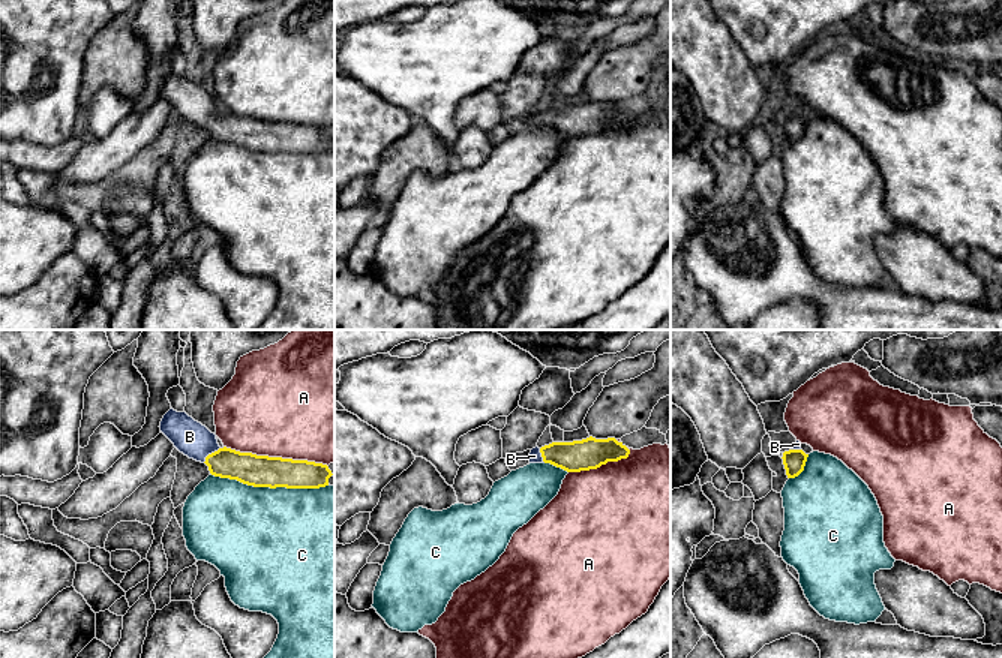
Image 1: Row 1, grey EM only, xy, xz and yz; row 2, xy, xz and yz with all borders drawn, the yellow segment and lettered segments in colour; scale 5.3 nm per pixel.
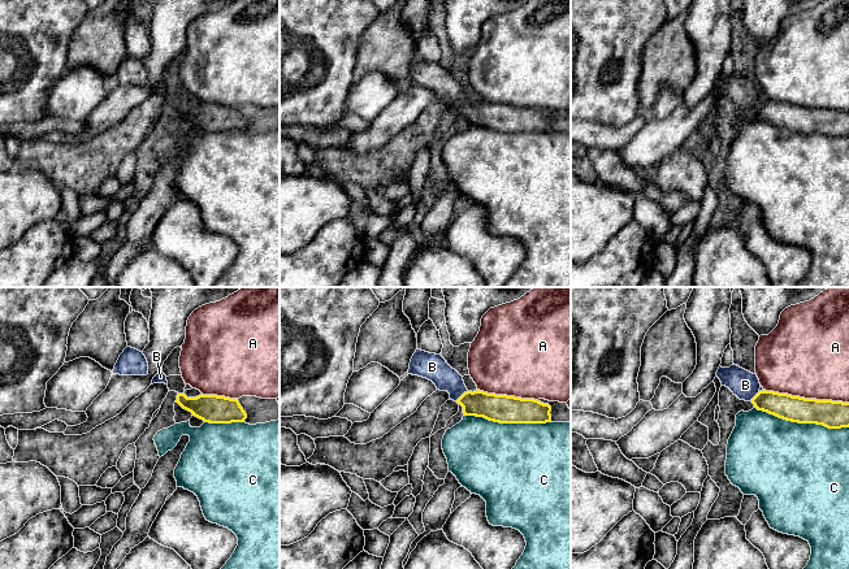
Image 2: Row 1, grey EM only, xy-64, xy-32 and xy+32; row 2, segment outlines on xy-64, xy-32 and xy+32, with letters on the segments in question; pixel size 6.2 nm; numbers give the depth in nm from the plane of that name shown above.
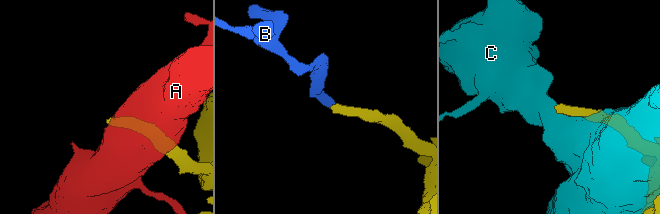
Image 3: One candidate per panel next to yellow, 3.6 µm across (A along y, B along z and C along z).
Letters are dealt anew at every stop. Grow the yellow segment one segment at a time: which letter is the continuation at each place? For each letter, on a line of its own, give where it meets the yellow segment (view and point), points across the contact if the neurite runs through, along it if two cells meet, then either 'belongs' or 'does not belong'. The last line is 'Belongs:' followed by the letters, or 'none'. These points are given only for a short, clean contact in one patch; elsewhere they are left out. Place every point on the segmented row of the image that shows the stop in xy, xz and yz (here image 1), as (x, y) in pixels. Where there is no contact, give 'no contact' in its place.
A: xy (276, 457) | does not belong
B: xy (212, 453) | across xy (248, 468), (221, 462), (212, 453), (189, 436) | belongs
C: xy (270, 487) | does not belong
Belongs: B

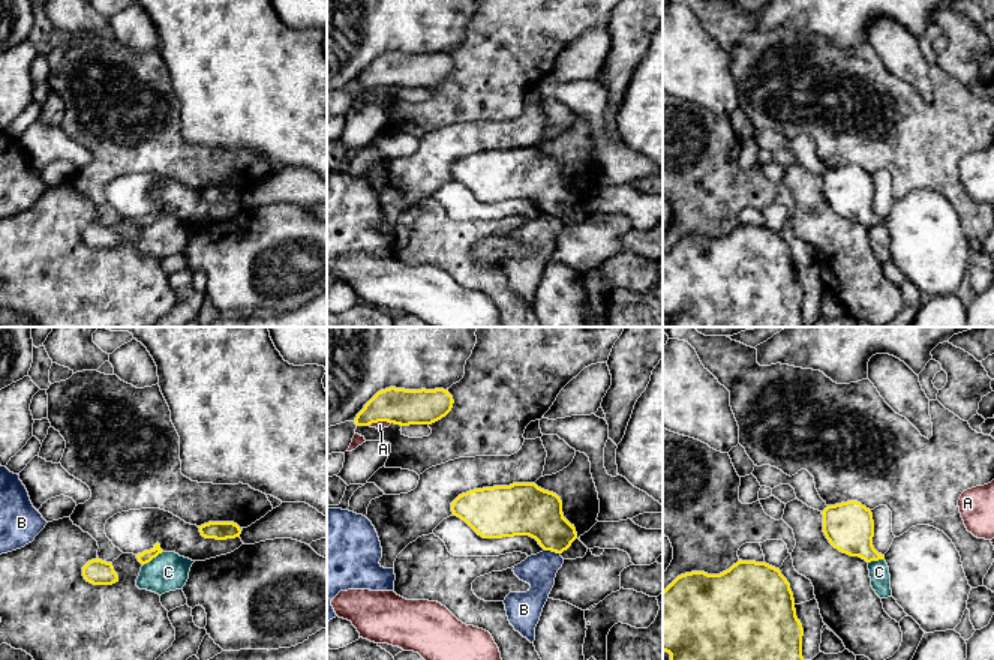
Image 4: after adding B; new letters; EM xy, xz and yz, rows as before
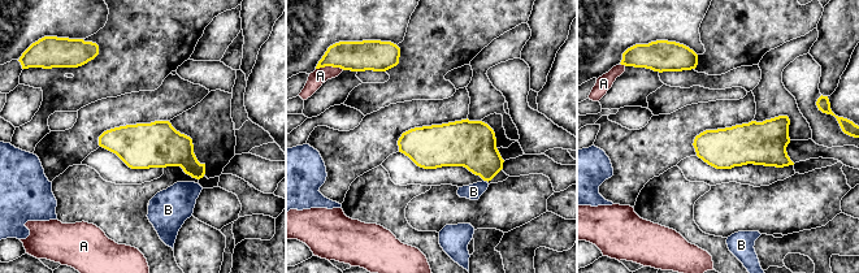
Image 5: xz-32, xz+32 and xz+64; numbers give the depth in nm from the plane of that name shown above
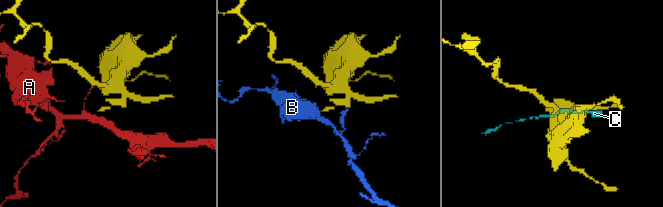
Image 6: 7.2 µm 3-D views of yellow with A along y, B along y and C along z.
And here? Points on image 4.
A: xz (378, 420) | along xz (390, 422), (372, 422), (368, 425) | does not belong
B: xz (552, 551) | along xz (544, 549), (559, 554) | does not belong
C: xy (152, 558) | does not belong
Belongs: none

